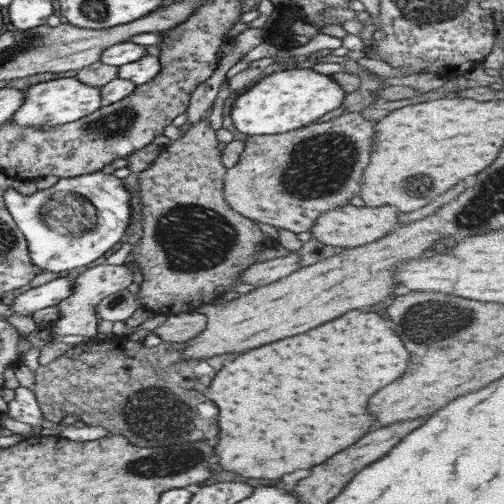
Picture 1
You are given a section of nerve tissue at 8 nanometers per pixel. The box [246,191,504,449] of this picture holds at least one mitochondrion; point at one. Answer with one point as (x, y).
(426, 323)

